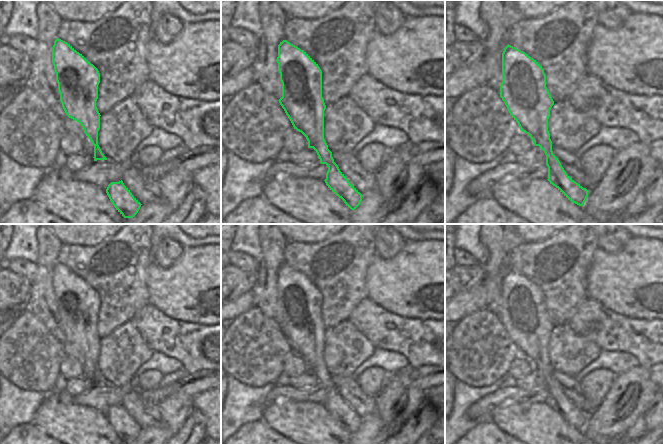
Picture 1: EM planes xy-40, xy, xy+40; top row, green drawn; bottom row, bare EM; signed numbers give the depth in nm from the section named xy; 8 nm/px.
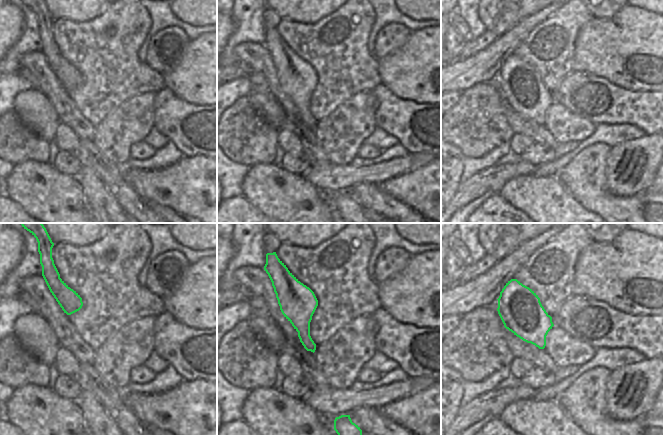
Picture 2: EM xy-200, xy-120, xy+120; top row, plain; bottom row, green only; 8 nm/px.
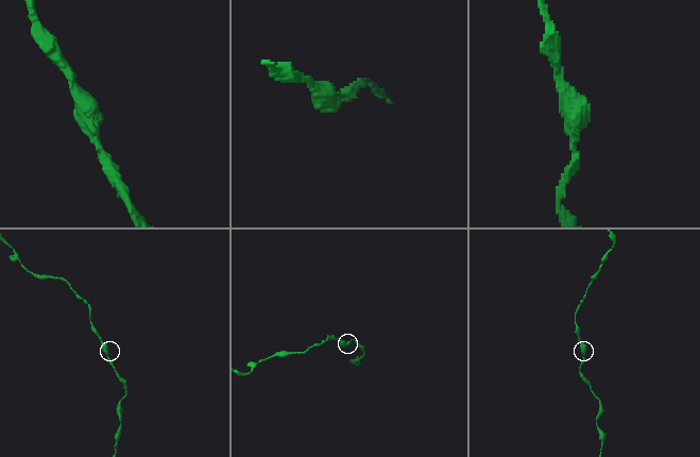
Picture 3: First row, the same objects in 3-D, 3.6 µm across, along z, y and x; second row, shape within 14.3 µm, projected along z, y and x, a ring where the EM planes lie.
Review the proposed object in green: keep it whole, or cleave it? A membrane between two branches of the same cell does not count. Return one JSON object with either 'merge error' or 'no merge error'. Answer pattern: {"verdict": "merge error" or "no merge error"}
{"verdict": "no merge error"}

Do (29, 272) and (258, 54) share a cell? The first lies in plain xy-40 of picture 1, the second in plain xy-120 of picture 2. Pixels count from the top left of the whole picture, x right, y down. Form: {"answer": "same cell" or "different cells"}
{"answer": "same cell"}

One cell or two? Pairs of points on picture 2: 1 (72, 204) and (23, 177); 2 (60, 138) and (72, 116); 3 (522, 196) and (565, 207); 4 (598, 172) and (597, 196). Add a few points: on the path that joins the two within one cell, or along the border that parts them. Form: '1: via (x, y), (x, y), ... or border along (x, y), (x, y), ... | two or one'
1: via (60, 203), (35, 186) | one
2: border along (60, 122), (64, 123), (79, 139) | two
3: via (533, 196), (544, 199), (554, 207) | one
4: via (597, 178), (597, 190) | one

